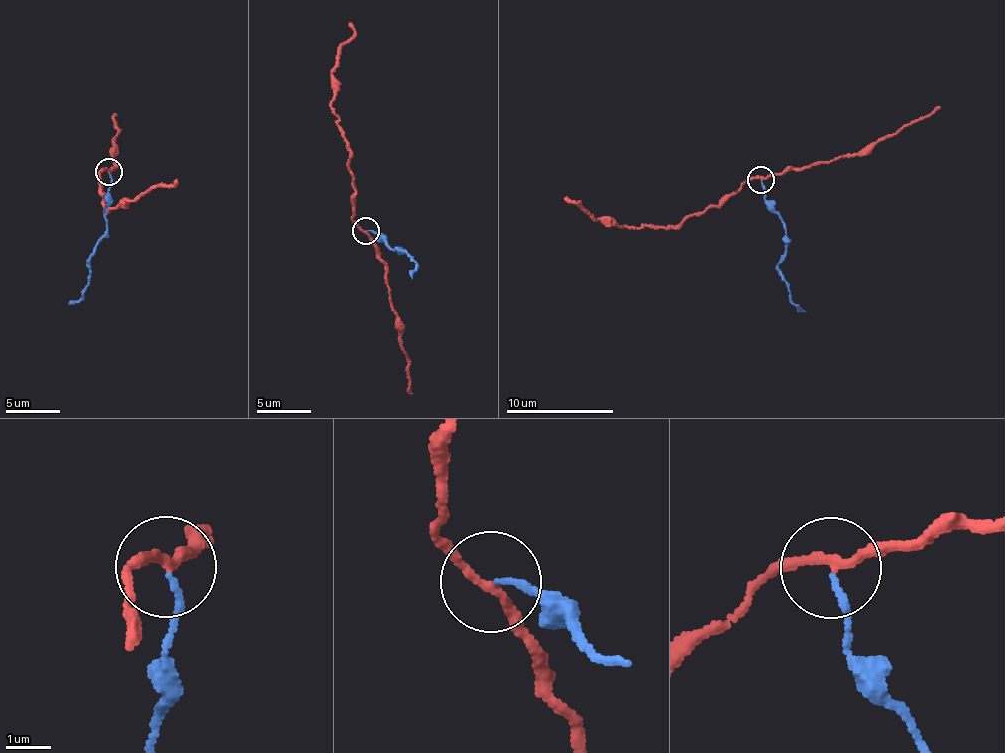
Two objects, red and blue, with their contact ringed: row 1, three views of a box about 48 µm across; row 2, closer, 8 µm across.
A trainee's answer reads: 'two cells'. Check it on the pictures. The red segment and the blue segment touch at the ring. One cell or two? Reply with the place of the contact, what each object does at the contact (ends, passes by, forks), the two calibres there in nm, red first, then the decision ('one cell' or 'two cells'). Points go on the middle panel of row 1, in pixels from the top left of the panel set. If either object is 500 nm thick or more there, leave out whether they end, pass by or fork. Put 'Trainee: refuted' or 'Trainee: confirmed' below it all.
at (365, 231); red passes by; blue ends there; 180 nm thick on the red side, 130 nm on the other; two cells
Trainee: confirmed

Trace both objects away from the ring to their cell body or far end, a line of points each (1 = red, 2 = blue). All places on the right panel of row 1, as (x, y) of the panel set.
1: (760, 180), (751, 178), (676, 226), (635, 228), (592, 221), (581, 206), (565, 196)
2: (760, 180), (764, 198), (786, 231), (787, 247), (778, 264), (781, 278), (795, 305), (805, 312)

